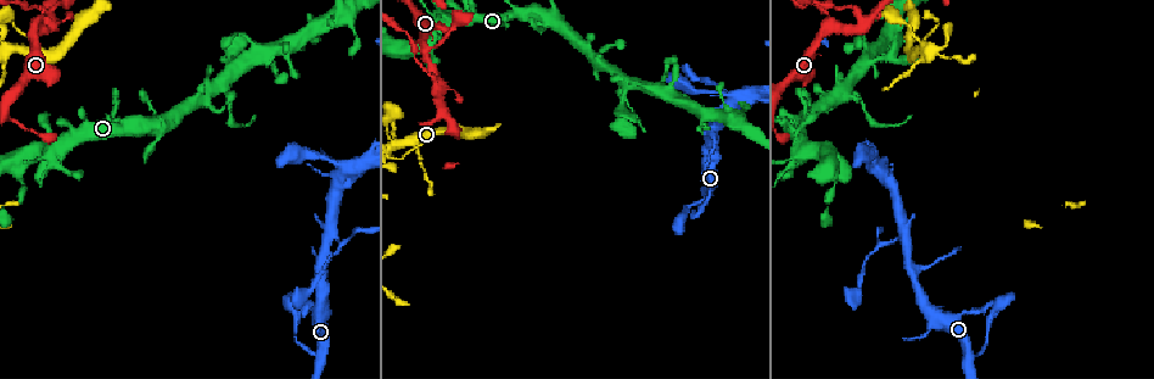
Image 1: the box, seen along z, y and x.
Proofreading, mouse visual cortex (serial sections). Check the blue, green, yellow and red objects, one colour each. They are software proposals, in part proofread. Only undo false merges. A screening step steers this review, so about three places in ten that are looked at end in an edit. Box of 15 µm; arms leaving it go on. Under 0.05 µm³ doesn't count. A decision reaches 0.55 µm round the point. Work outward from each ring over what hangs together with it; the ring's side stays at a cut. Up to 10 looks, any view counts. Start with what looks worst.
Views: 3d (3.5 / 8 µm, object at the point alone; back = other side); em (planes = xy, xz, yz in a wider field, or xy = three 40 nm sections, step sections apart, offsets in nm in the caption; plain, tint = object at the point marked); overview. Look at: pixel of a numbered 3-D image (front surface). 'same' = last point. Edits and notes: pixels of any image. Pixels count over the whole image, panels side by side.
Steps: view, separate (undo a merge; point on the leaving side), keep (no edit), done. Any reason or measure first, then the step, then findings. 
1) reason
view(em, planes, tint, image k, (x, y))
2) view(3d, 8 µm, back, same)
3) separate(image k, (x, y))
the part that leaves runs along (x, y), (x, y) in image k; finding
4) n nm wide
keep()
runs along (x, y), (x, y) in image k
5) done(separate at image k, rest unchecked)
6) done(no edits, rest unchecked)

abrupt turn
view(3d, 3.5 µm, image 1, (859, 26))

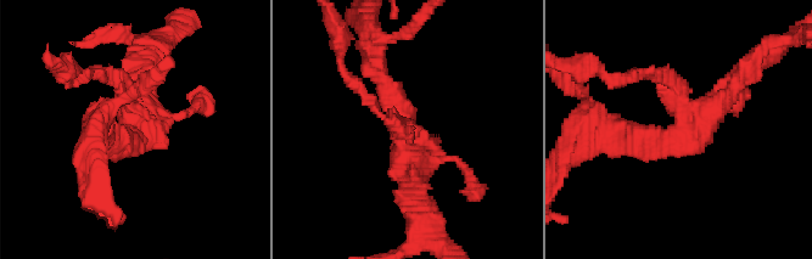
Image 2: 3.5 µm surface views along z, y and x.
now the EM
view(em, planes, tint, image 2, (134, 128))

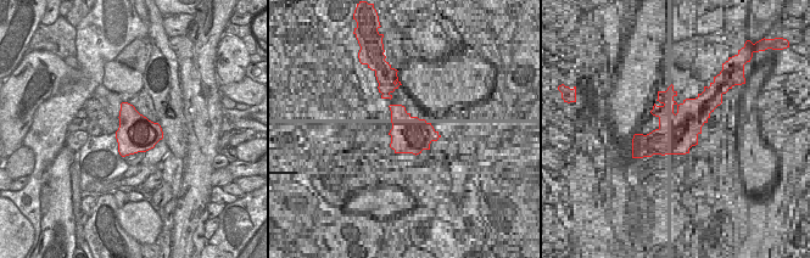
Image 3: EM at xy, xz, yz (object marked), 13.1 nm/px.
cut it another way
view(em, xy, step 1, tint, same)

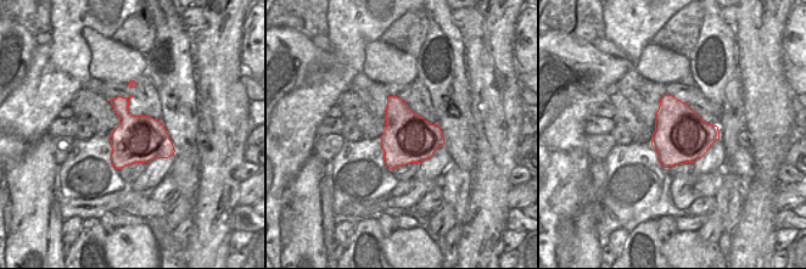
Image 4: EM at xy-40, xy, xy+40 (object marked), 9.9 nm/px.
500 nm wide
separate(image 2, (368, 99))
the part that leaves runs along (397, 129), (341, 69), (341, 41) in image 2; a second cell is stuck on

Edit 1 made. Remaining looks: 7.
small branch off a trunk
view(3d, 3.5 µm, image 1, (919, 48))

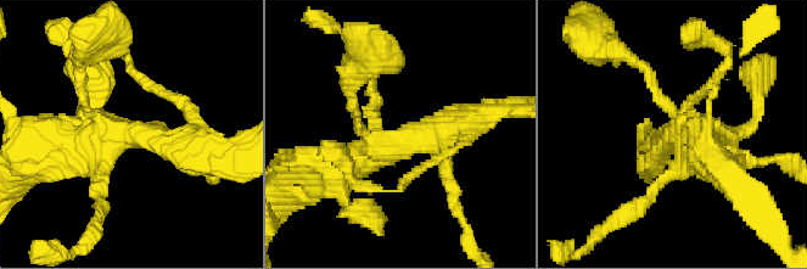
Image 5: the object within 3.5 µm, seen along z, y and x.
4 arms; arms of 150, 150, 350, 450 nm; need the tissue
view(em, xy, step 5, tint, image 5, (389, 148))

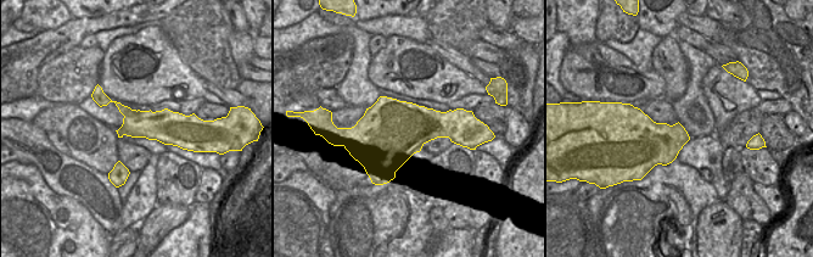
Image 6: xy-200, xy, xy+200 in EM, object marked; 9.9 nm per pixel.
keep()
runs along (463, 119), (343, 163), (340, 188) in image 5; all the same cell

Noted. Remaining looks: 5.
small branch off a trunk
view(3d, 3.5 µm, image 1, (215, 86))

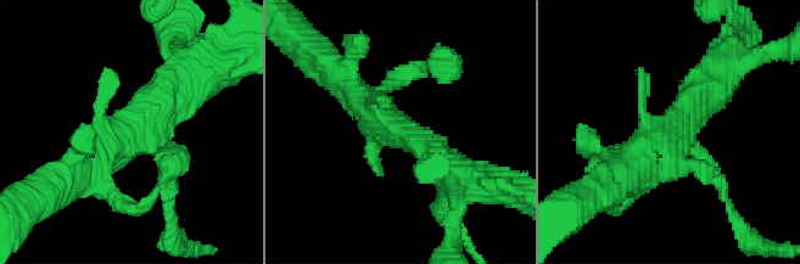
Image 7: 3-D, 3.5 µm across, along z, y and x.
view(em, xy, step 2, tint, image 7, (398, 131))

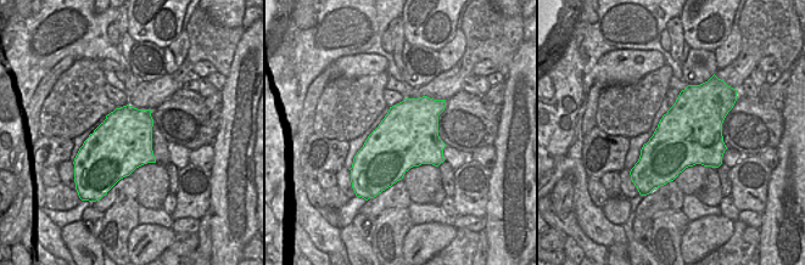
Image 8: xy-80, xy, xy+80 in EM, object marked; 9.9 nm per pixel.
keep()
runs along (68, 179), (166, 89), (182, 85) in image 7; all the same cell

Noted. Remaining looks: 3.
abrupt turn
view(3d, 8 µm, image 1, (686, 212))

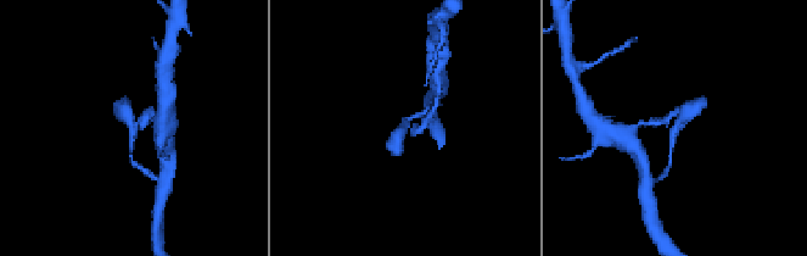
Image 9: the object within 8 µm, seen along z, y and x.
arms of 200, 400 nm; need the tissue
view(em, xy, step 1, tint, image 9, (132, 121))

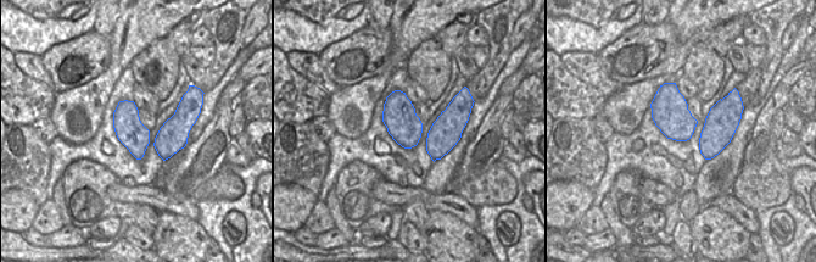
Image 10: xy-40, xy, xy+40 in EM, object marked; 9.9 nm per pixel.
keep()
runs along (427, 118), (399, 129), (397, 150) in image 9; continuous, no second cell

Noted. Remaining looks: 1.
done(separate at image 2, rest unchecked)

